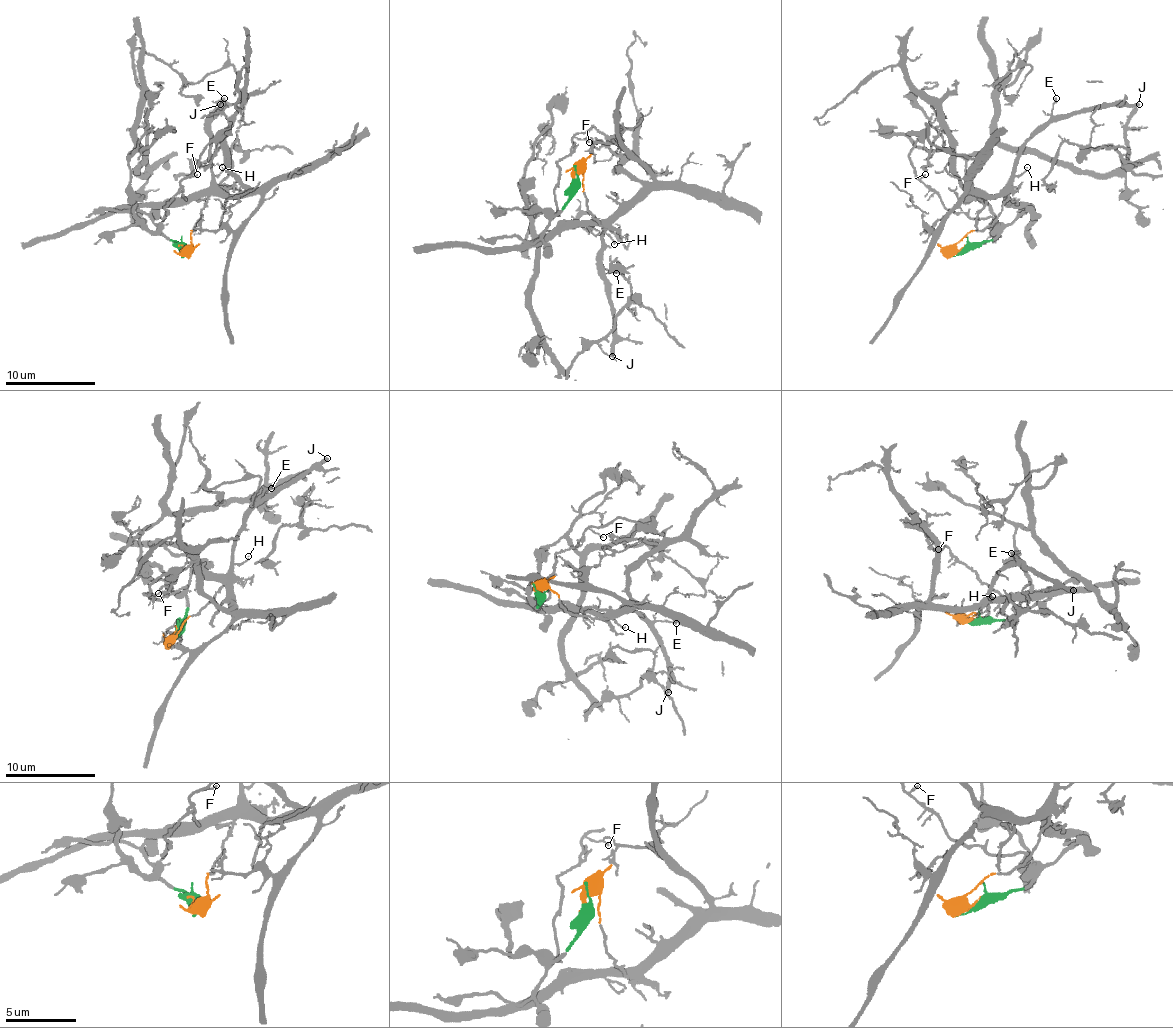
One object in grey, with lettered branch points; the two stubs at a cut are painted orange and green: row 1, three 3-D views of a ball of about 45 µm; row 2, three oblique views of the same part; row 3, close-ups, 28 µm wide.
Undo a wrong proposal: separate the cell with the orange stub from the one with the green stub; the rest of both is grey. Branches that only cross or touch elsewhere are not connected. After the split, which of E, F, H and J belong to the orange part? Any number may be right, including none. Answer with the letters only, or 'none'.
E, H, J

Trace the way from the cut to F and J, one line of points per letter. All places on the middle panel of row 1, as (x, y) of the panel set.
F: (574, 179), (572, 195), (563, 208), (554, 213), (558, 161), (572, 150), (574, 137), (590, 141)
J: (574, 179), (578, 173), (583, 175), (585, 206), (601, 224), (603, 233), (601, 256), (610, 294), (612, 357)

